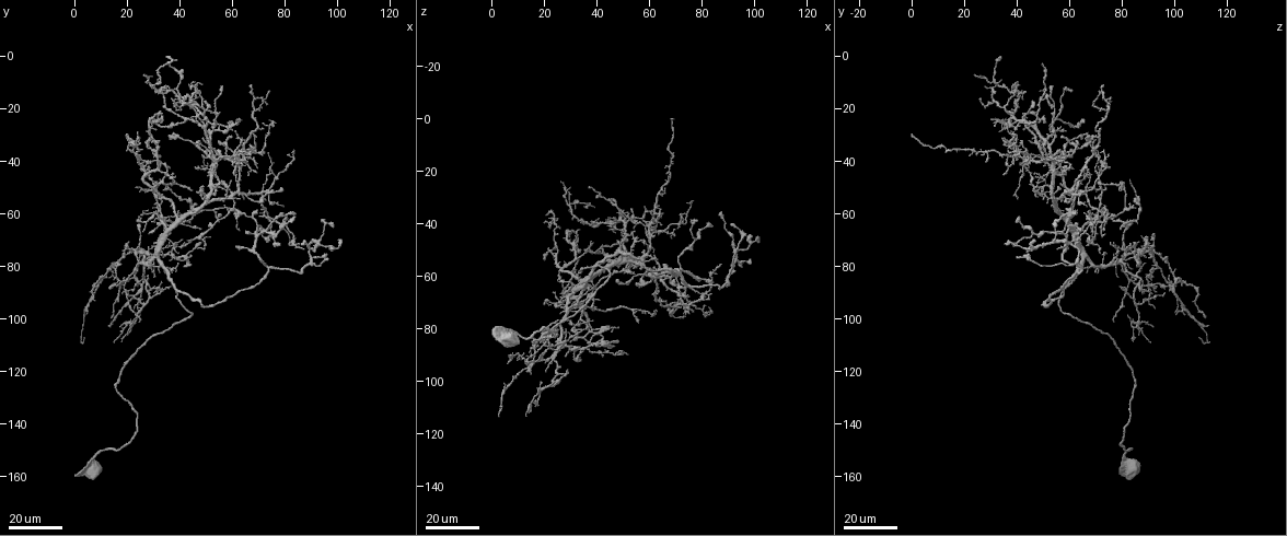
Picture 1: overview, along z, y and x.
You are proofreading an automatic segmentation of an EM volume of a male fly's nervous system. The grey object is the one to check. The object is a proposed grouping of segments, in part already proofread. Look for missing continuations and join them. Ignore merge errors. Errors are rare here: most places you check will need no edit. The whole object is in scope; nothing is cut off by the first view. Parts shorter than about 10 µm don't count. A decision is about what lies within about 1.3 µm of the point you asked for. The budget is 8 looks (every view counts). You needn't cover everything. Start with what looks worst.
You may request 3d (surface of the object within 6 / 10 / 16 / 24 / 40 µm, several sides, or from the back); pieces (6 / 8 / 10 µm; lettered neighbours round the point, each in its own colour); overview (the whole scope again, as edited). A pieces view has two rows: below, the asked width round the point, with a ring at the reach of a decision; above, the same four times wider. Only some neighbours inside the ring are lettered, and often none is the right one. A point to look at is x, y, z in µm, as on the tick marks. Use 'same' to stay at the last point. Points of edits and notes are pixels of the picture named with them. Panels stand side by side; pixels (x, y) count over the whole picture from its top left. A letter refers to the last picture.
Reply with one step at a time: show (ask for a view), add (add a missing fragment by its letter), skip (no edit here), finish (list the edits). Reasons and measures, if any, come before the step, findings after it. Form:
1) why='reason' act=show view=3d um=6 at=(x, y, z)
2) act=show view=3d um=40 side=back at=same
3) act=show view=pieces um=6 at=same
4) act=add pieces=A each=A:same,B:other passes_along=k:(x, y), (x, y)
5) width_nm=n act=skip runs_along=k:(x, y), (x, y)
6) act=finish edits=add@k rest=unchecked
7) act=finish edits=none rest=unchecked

why='branch stops here' act=show view=3d um=16 at=(34, 1, 34)

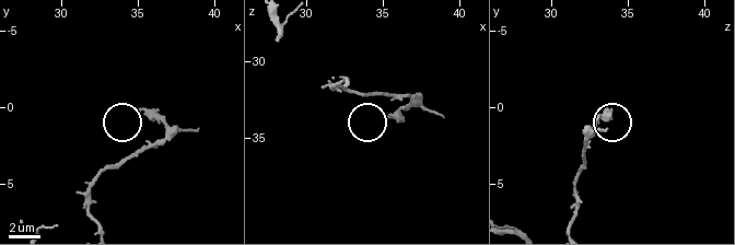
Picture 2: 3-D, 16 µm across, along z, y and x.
act=show view=pieces um=10 at=(35.0, 0.0, 33.4)

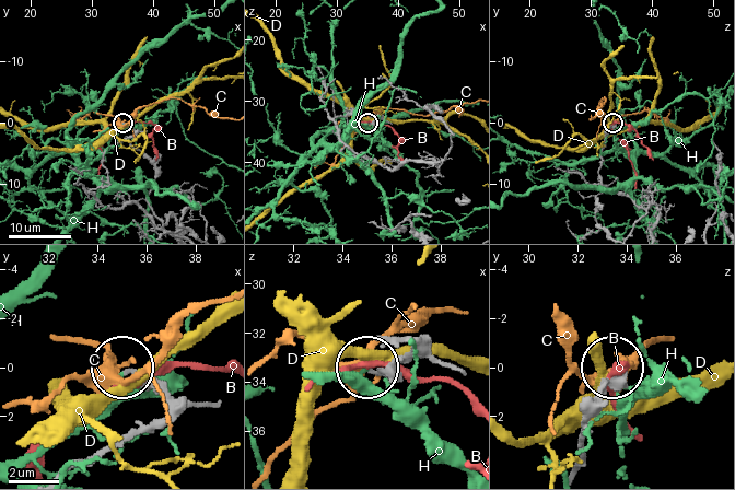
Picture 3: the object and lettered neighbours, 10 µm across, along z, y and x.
act=skip each=B:other,C:other,D:other,H:other found='no lettered fragment goes on from it'

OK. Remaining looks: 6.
why='an open end' act=show view=3d um=16 at=(50, 17, 46)

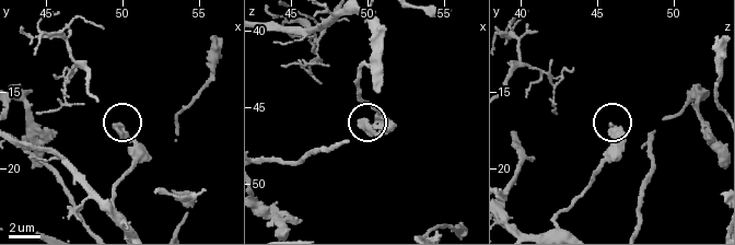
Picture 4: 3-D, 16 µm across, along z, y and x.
act=show view=3d um=10 at=(49.6, 17.0, 46.0)

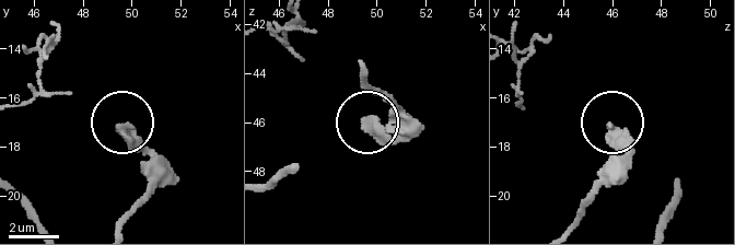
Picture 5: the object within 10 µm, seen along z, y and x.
act=show view=pieces um=6 at=(49.5, 17.3, 45.9)

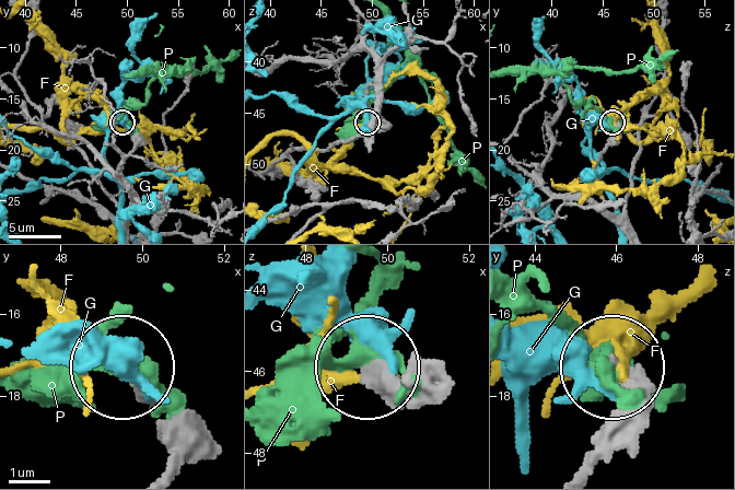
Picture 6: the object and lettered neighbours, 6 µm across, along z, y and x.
act=skip each=F:other,G:other,P:other runs_along=6:(584, 470), (630, 397), (613, 370) found='no lettered fragment goes on from it'

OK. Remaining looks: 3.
why='long arm stops here' act=show view=3d um=16 at=(50, 31, 34)

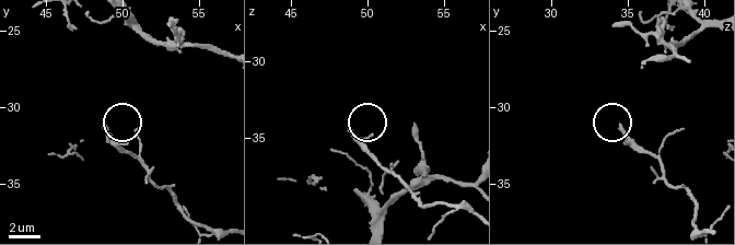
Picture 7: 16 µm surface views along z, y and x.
act=show view=3d um=6 at=(49.0, 31.4, 34.6)

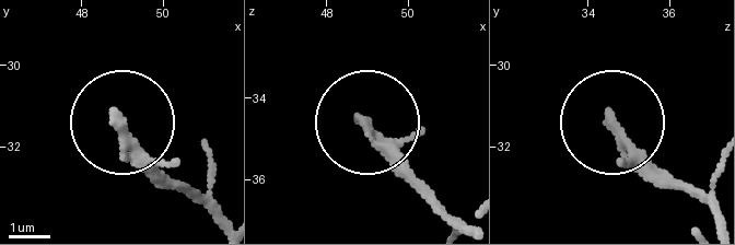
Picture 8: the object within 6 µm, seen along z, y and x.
act=show view=pieces um=6 at=(48.85, 31.35, 34.60)

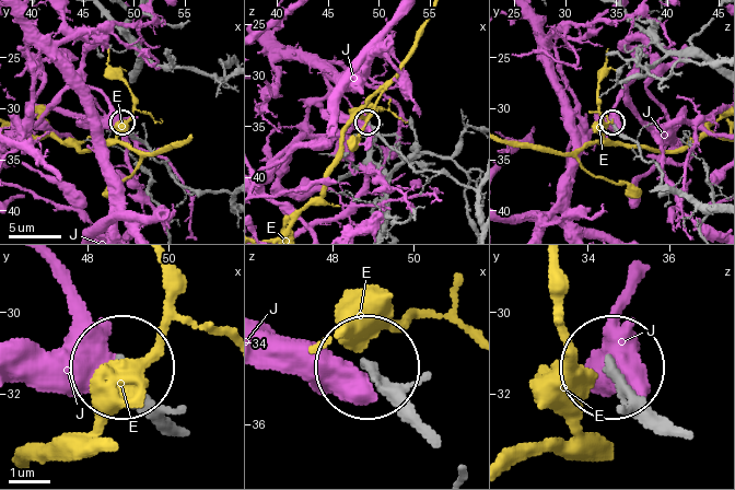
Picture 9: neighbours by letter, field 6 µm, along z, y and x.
act=skip each=E:other,J:other runs_along=9:(416, 418), (368, 369) found='none of them fits'

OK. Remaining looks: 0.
act=finish edits=none rest=unchecked

